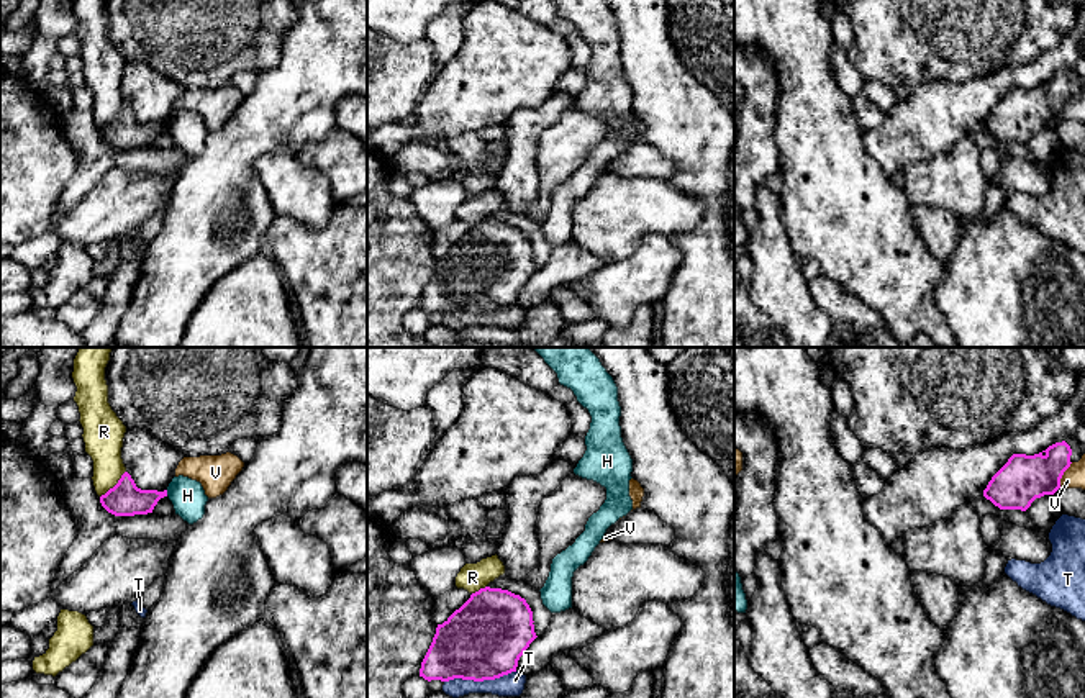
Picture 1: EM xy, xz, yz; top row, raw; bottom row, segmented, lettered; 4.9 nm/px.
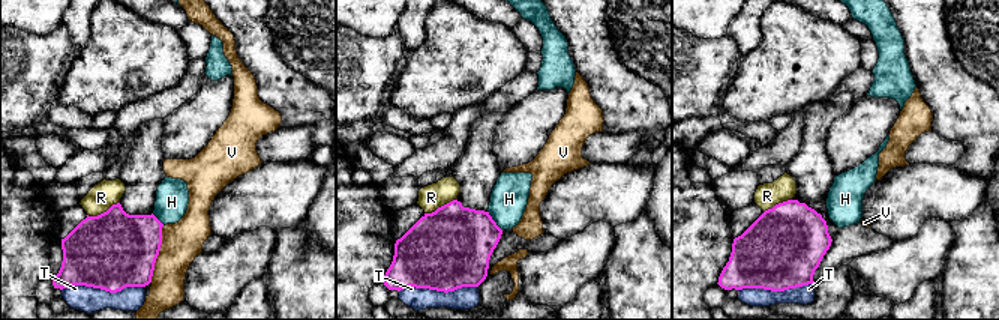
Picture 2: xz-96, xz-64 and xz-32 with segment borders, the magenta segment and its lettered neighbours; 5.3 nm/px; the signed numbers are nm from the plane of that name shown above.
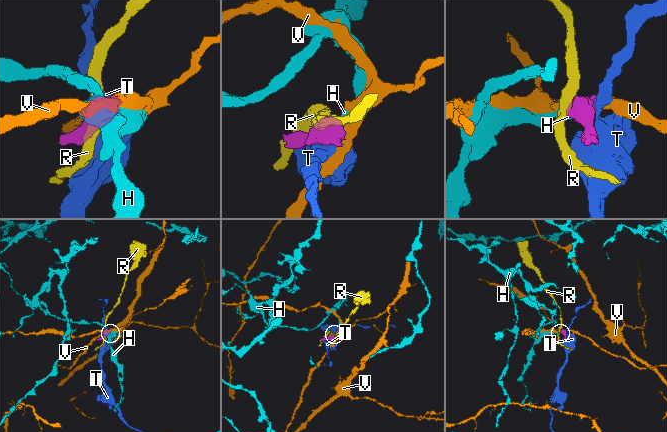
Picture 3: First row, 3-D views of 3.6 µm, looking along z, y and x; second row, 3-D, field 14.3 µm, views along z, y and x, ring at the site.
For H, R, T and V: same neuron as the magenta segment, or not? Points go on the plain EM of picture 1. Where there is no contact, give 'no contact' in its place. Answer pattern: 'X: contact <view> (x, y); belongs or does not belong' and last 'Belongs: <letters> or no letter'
H: contact xy (166, 126); does not belong
R: contact xy (115, 118); does not belong
T: contact xz (481, 313); does not belong
V: contact yz (1062, 107); does not belong
Belongs: no letter

